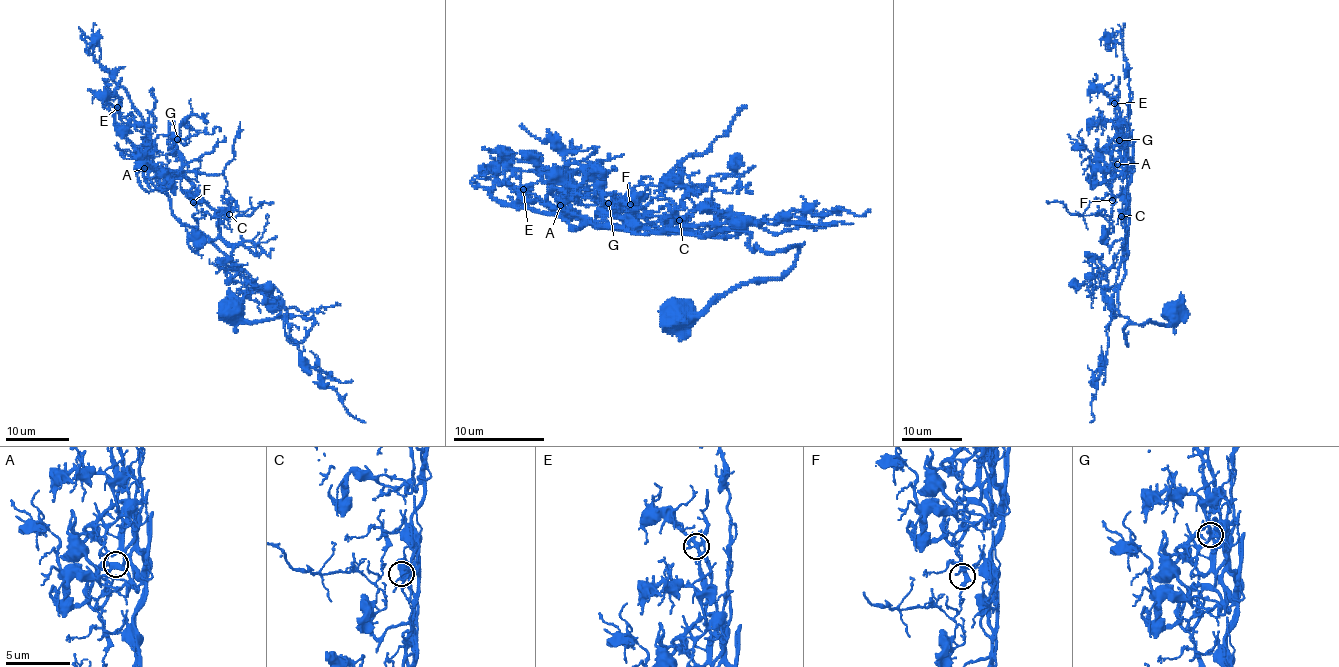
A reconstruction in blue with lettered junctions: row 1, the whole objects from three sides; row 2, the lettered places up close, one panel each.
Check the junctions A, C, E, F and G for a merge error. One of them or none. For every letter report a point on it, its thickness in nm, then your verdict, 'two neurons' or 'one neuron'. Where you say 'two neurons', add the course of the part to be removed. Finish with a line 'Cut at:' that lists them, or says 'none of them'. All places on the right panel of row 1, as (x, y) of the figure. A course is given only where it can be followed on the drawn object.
A: (1117, 164) | 280 nm | one neuron
C: (1121, 216) | 320 nm | one neuron
E: (1114, 103) | 240 nm | one neuron
F: (1112, 200) | 280 nm | one neuron
G: (1119, 140) | 360 nm | one neuron
Cut at: none of them

